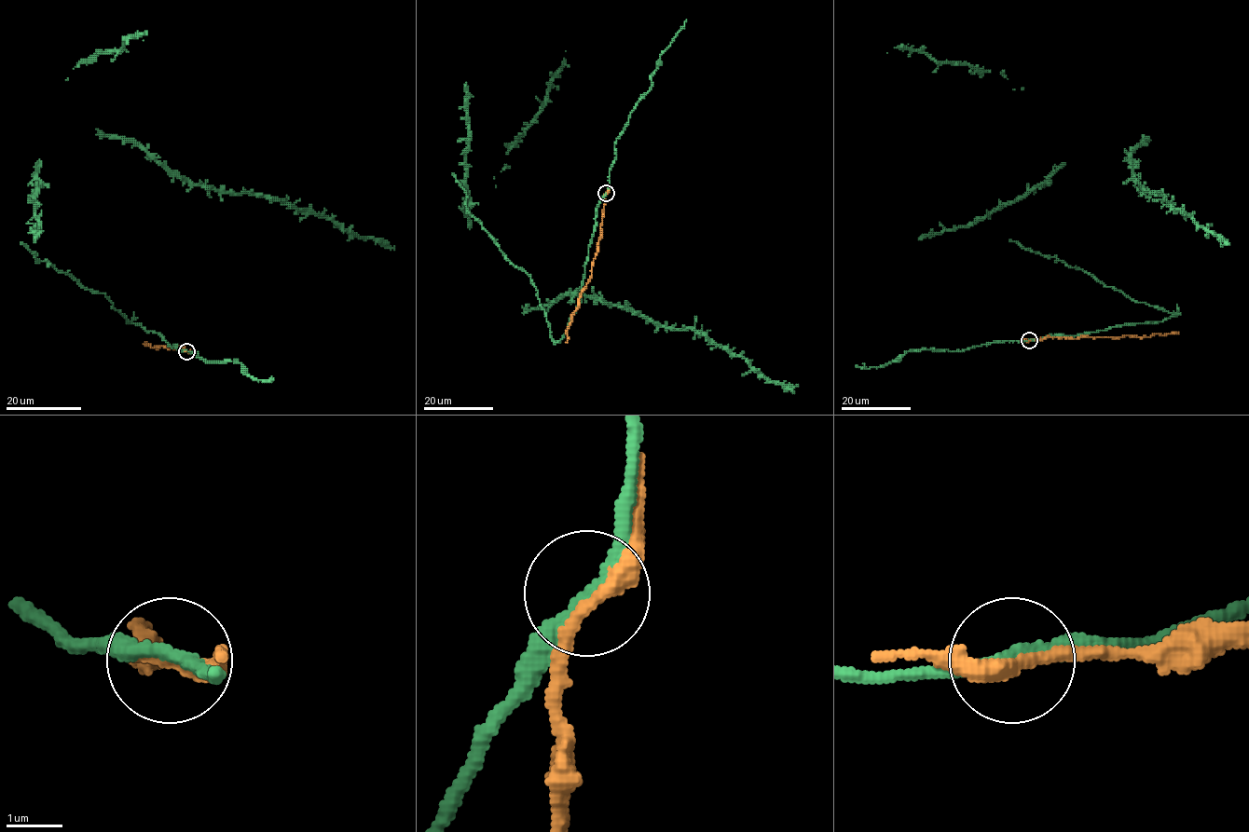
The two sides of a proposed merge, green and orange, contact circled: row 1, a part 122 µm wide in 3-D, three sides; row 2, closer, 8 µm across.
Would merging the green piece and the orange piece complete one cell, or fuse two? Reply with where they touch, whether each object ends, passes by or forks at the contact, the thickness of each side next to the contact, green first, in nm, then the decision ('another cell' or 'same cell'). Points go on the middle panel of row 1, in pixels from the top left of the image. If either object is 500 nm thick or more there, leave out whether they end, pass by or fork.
at (606, 193); green passes by; orange passes by; 260 nm thick on the green side, 260 nm on the other; another cell

